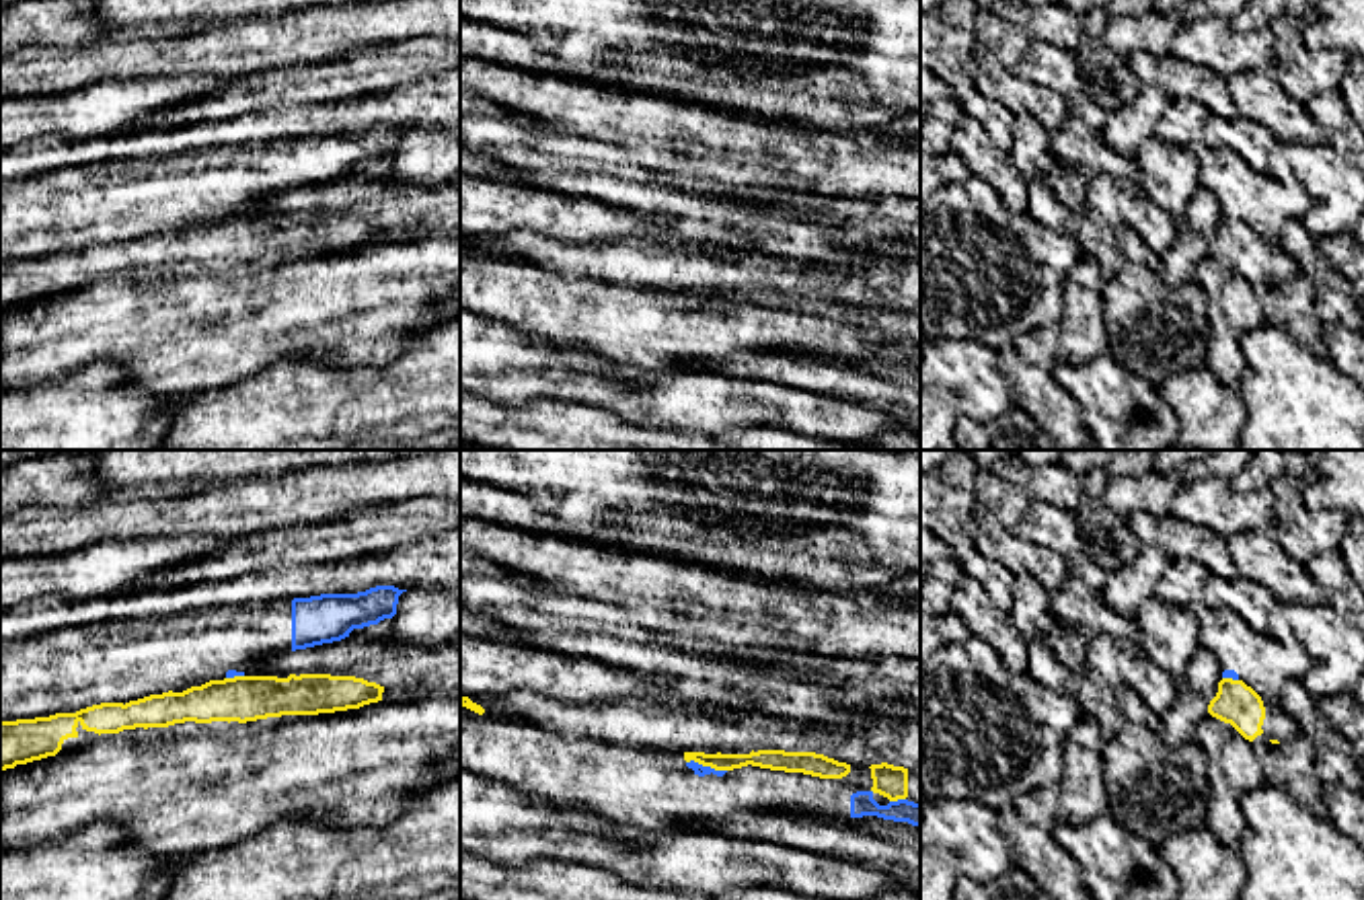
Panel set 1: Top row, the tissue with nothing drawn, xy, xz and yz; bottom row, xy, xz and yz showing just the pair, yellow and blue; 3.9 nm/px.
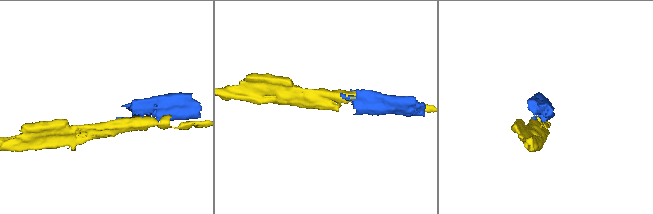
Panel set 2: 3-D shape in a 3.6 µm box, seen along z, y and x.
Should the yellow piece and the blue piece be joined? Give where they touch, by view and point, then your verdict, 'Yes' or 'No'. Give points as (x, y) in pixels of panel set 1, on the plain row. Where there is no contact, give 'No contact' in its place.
Touches yellow at xz (707, 305). No

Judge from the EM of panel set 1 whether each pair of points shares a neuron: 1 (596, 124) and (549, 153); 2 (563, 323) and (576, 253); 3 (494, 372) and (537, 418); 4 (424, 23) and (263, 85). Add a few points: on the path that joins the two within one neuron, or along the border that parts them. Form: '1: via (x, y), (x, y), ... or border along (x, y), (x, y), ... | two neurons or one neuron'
1: border along (541, 132), (602, 140), (621, 148) | two neurons
2: border along (524, 261), (619, 284) | two neurons
3: border along (481, 395), (504, 403), (572, 403) | two neurons
4: border along (376, 48), (282, 66) | two neurons

